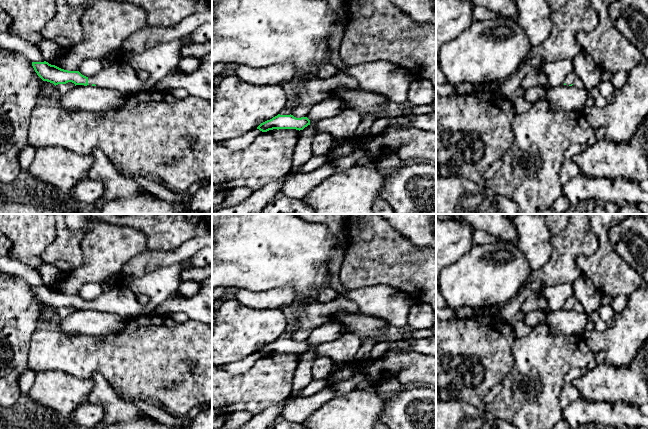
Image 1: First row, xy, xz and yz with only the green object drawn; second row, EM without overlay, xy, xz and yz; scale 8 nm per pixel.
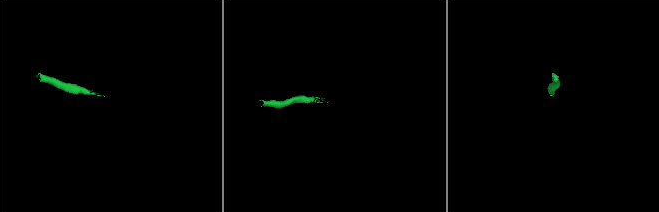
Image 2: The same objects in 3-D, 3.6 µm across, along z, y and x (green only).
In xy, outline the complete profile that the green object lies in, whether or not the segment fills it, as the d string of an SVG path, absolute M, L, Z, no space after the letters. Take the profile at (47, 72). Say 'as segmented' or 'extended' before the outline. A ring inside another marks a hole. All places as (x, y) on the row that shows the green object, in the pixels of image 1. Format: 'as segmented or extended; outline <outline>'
extended; outline M126 60L113 63L93 77L86 77L79 71L61 69L46 61L32 62L32 66L43 81L53 83L55 86L68 82L74 83L75 86L97 85L115 89L125 95L156 89L156 85L151 86L147 81L139 79L135 69Z

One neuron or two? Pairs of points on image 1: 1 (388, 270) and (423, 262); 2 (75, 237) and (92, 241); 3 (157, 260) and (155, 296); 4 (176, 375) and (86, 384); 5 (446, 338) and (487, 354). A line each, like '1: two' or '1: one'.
1: one
2: two
3: two
4: two
5: one

